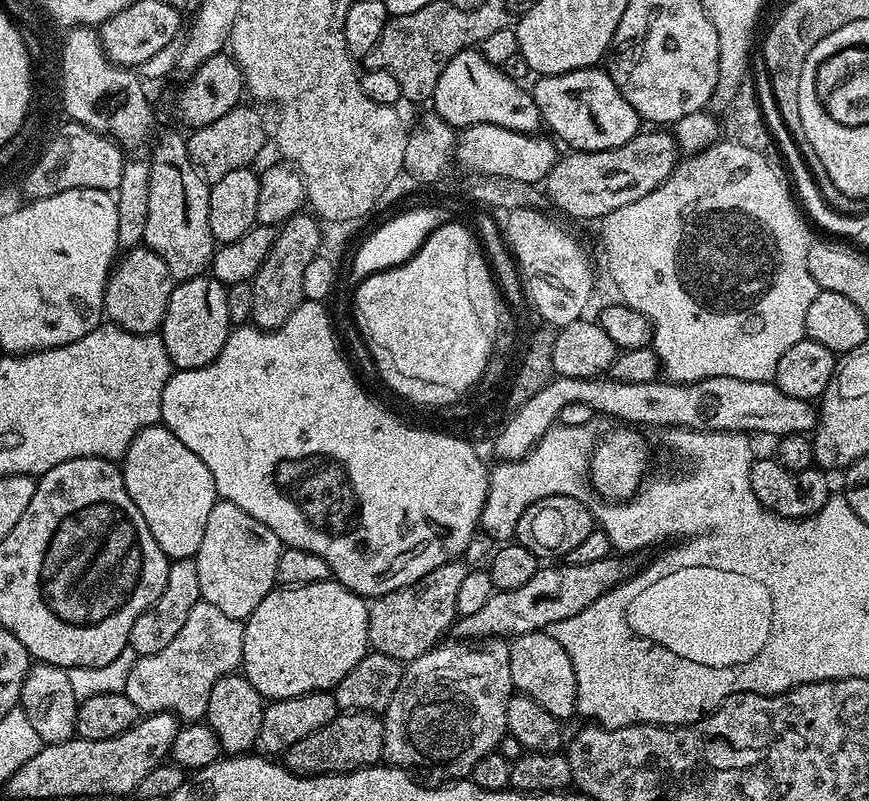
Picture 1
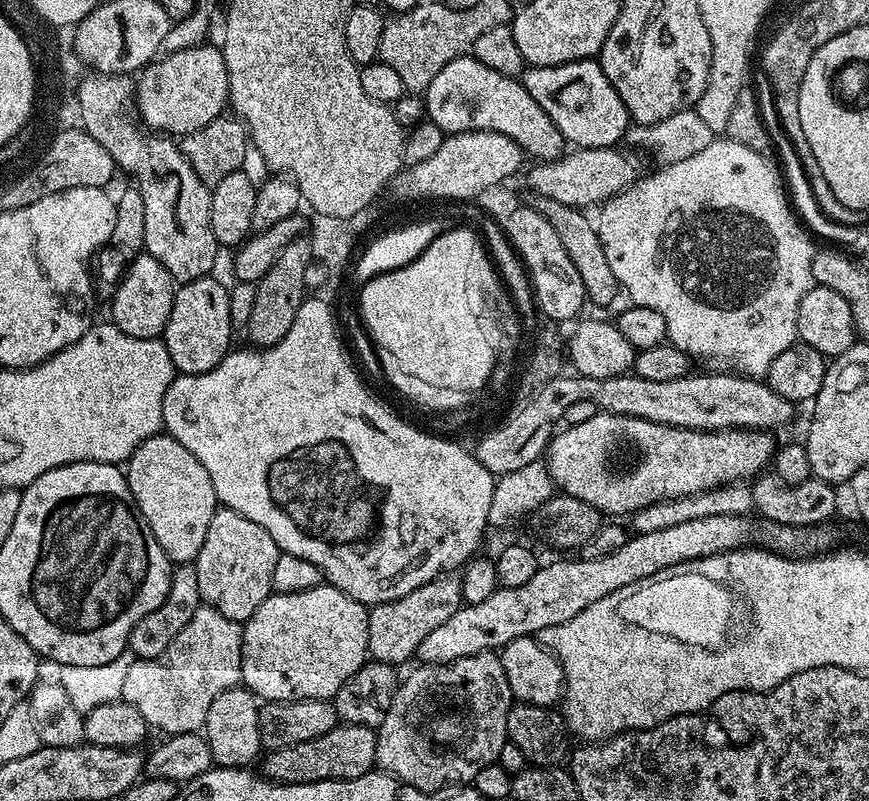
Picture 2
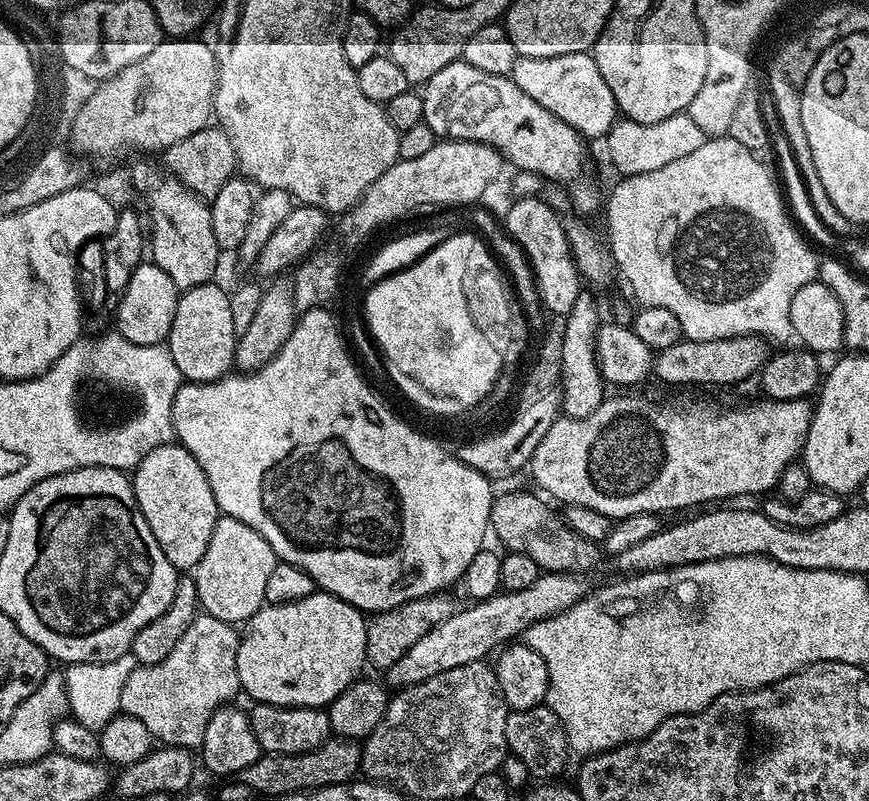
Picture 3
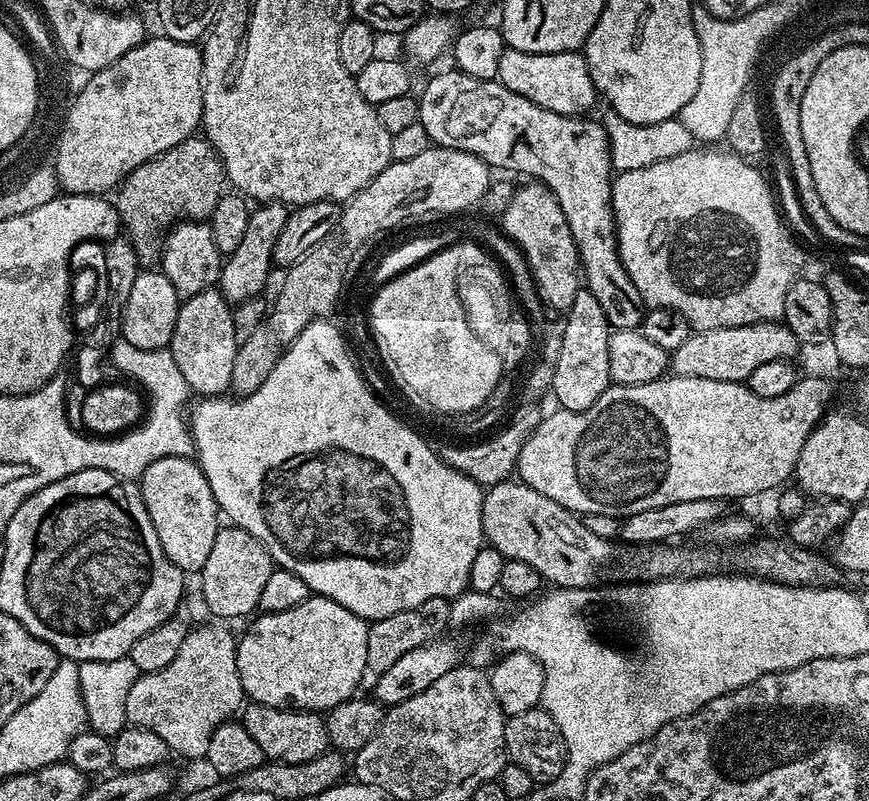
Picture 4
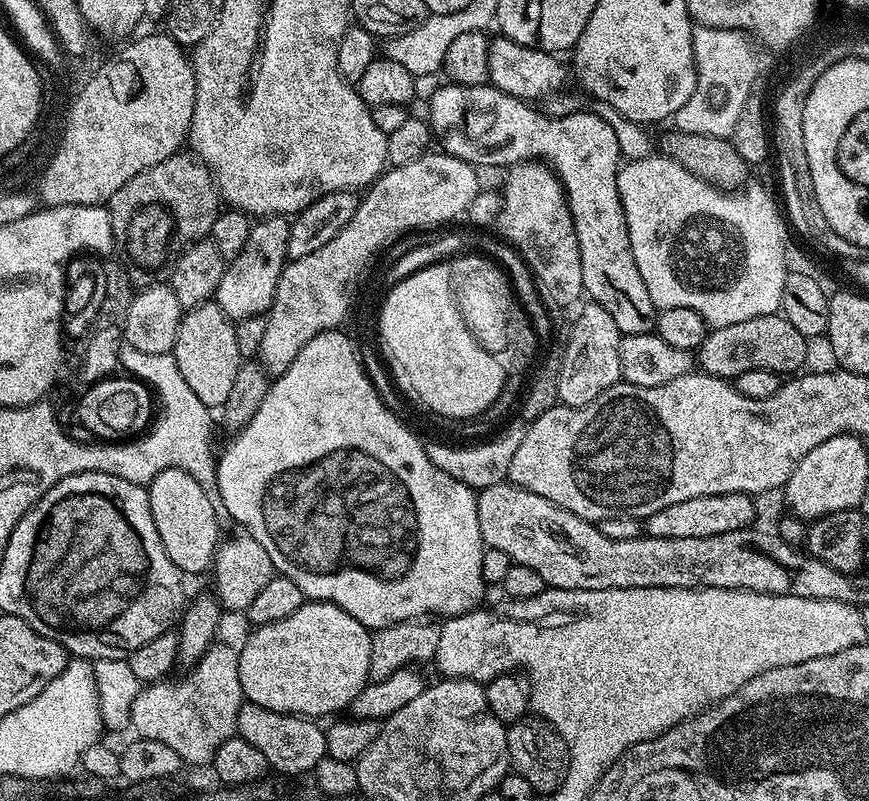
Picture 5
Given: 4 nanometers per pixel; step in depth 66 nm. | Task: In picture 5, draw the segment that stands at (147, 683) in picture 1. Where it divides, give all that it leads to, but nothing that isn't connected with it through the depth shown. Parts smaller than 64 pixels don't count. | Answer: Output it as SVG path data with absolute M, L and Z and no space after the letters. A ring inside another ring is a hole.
M217 642L185 672L188 672L185 676L177 675L141 687L134 698L130 728L139 739L170 746L170 750L174 750L185 765L208 766L218 746L236 735L238 710L246 703L242 682L238 678L237 649Z

